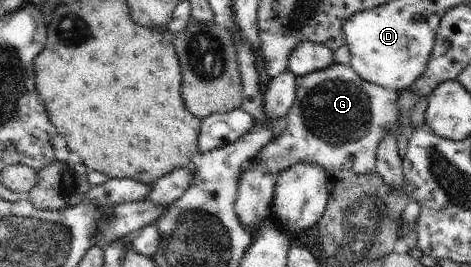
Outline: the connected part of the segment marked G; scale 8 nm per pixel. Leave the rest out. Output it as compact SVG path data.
M334 62L328 67L306 75L296 76L296 93L293 107L288 110L286 129L271 140L254 158L267 168L274 177L300 162L310 162L320 166L329 177L336 171L350 170L363 176L375 171L377 164L377 147L390 133L397 137L400 133L399 90L388 89L381 85L362 79L350 64Z

